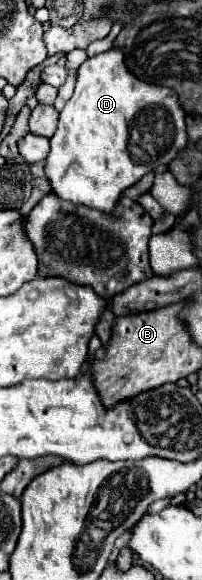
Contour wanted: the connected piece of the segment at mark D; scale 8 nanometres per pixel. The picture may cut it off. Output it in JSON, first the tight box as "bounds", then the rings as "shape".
{"bounds":[45,50,185,214],"shape":[[[107,50],[87,58],[87,62],[79,68],[75,94],[61,110],[59,126],[51,136],[51,152],[45,158],[45,176],[57,198],[113,214],[123,190],[139,182],[155,166],[169,164],[185,146],[185,112],[177,100],[177,94],[165,86],[141,82],[125,68],[121,50]]]}

